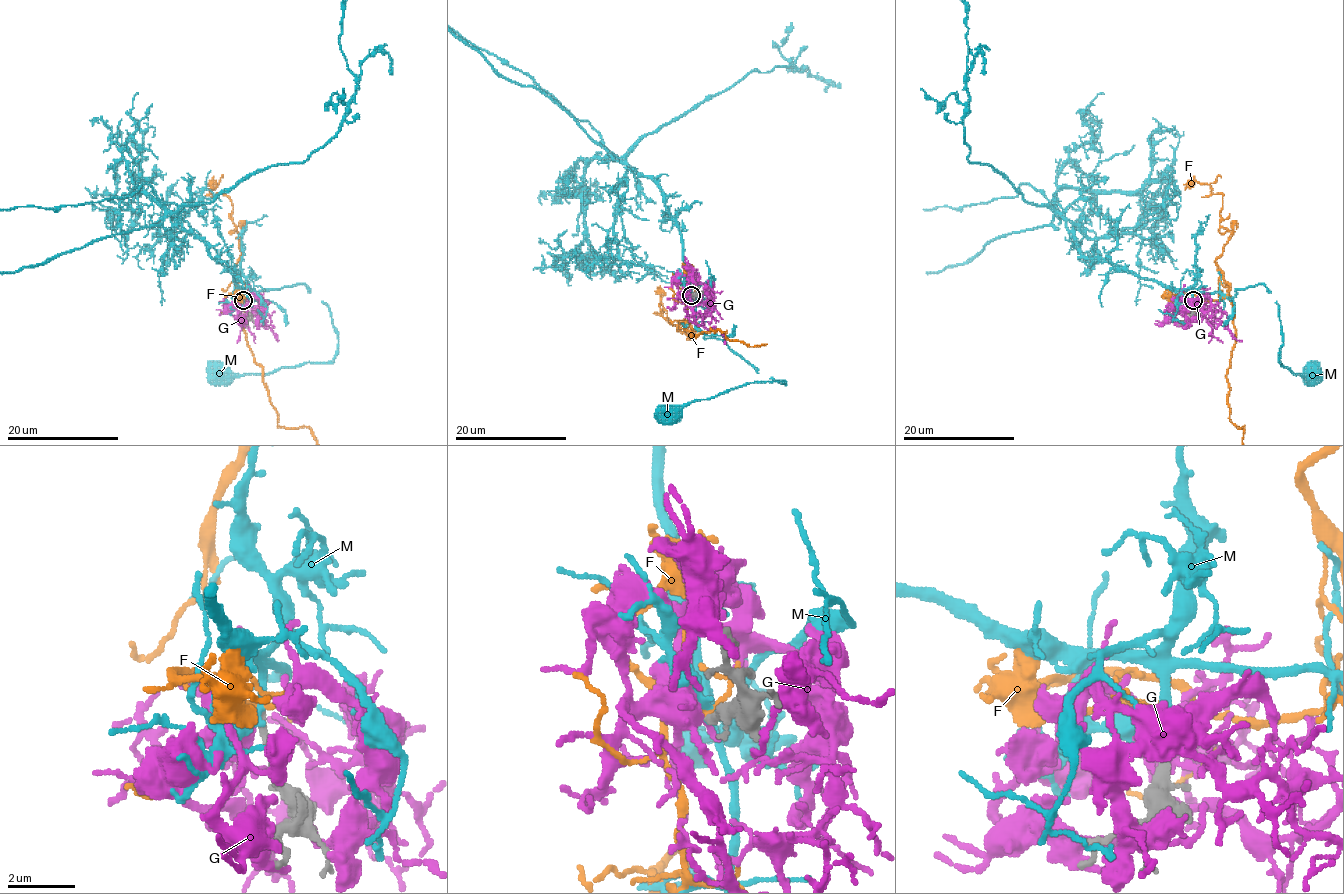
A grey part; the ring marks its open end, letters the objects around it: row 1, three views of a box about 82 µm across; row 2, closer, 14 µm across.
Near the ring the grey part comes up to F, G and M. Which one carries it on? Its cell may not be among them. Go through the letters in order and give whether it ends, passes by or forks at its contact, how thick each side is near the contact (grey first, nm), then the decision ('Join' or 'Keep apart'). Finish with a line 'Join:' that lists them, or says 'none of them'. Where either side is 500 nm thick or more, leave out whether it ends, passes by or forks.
F: It passes by. Thickness 220 nm (grey) against 190 nm. Keep apart
G: Thickness 240 nm (grey) against 500 nm. Keep apart
M: It passes by. Thickness 240 nm (grey) against 200 nm. Join
Join: M

